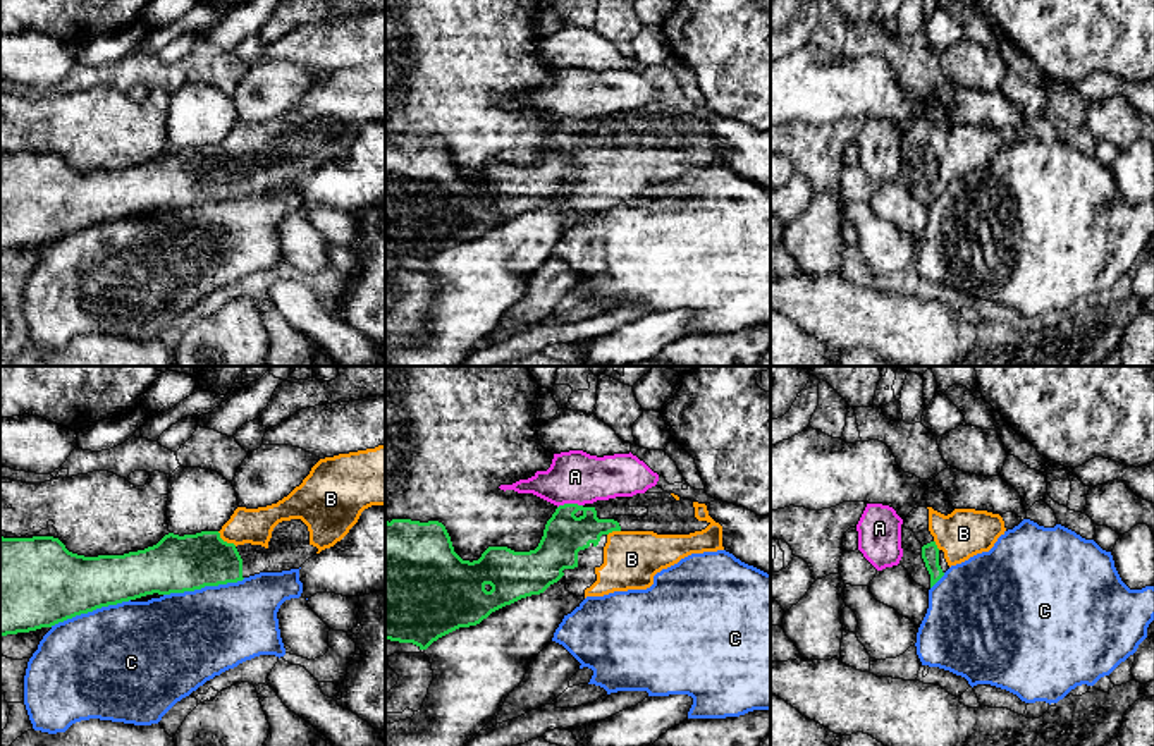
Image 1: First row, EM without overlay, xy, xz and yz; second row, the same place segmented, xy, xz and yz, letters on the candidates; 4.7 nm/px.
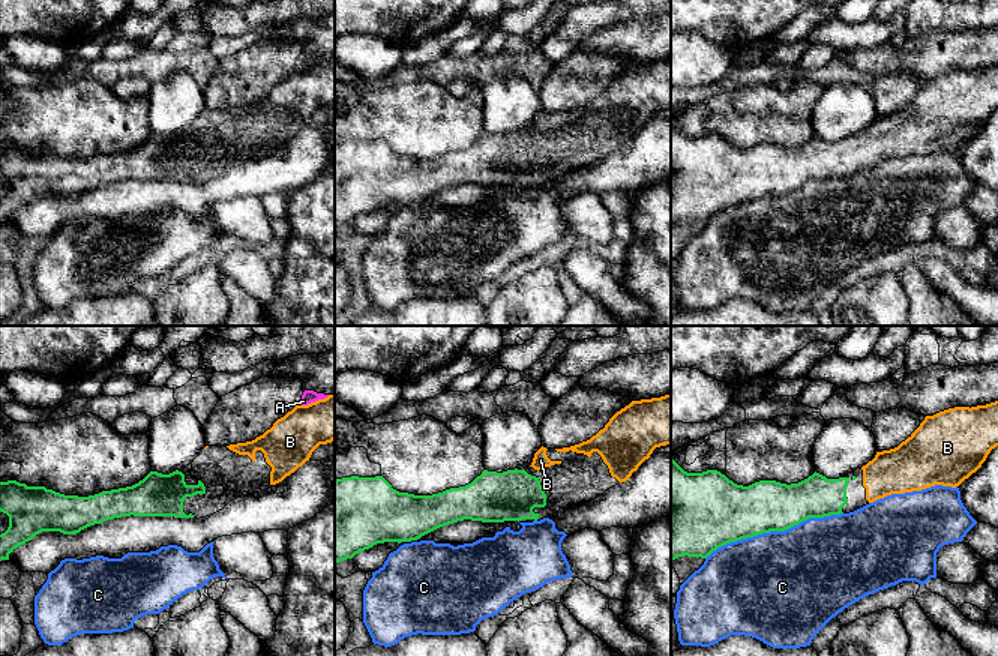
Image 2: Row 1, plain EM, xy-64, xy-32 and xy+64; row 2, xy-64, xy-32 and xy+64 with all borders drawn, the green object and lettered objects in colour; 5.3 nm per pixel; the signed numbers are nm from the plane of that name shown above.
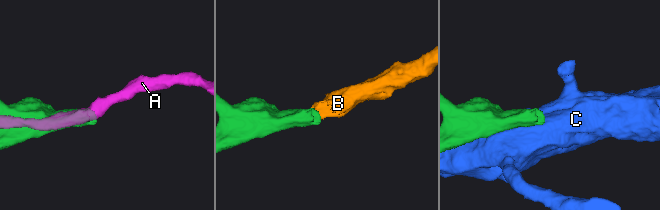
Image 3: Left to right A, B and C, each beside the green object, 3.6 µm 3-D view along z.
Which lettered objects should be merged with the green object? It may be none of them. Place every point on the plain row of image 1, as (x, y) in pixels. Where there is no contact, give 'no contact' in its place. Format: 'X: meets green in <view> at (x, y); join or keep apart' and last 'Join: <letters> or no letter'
A: meets green in xz at (570, 119); keep apart
B: meets green in xy at (226, 157); join
C: meets green in xy at (203, 201); keep apart
Join: B

